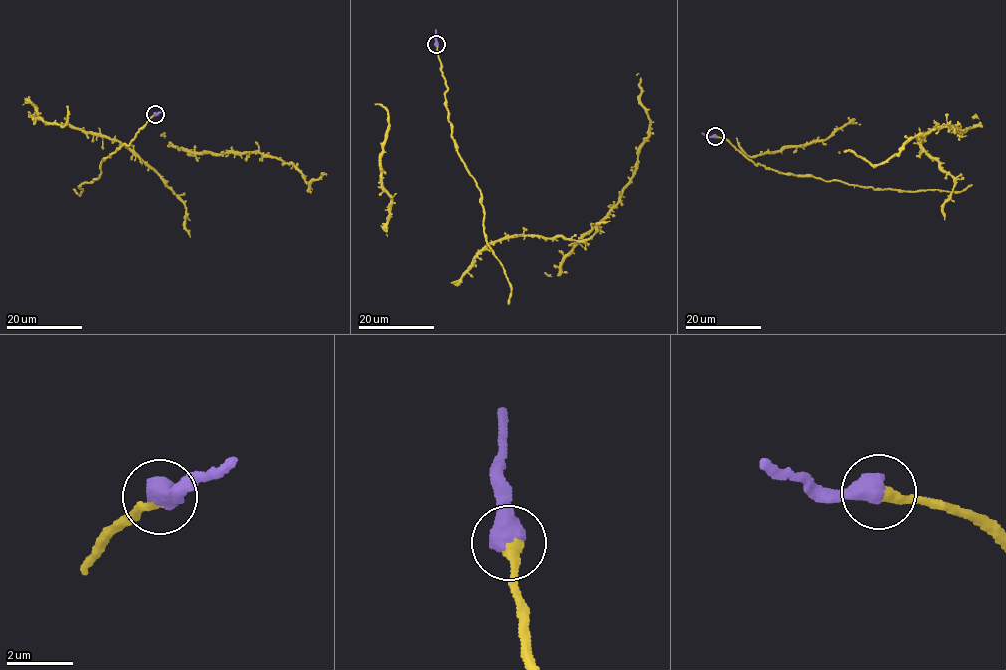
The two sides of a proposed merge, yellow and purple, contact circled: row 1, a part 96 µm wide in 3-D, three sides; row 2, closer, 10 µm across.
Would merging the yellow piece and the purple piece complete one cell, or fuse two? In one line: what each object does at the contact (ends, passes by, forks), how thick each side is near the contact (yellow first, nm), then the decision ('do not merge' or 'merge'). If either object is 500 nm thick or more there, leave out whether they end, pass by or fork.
400 nm thick on the yellow side, 650 nm on the other; merge

